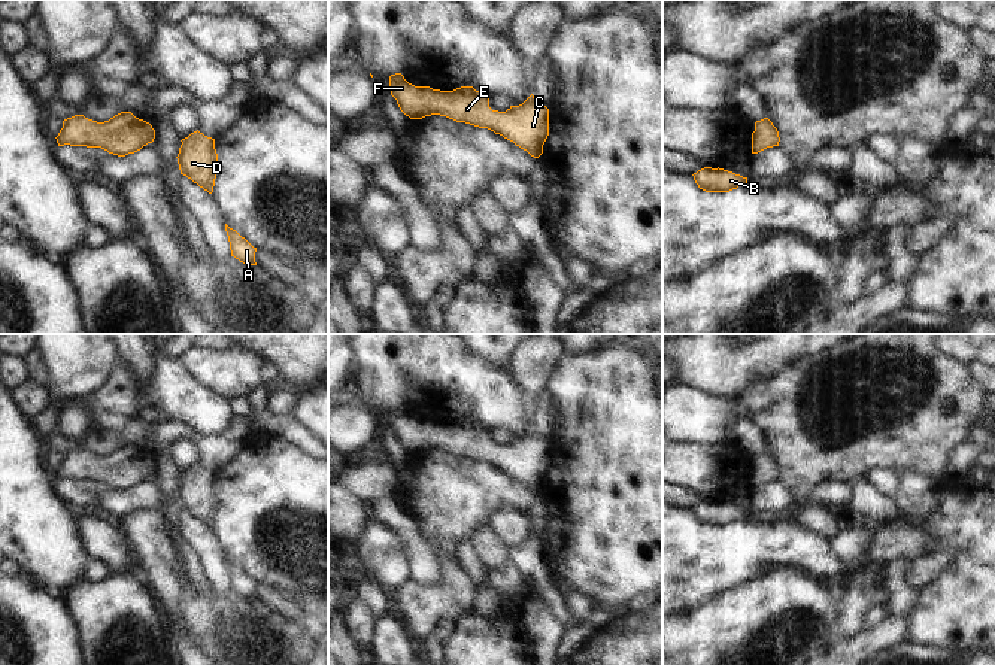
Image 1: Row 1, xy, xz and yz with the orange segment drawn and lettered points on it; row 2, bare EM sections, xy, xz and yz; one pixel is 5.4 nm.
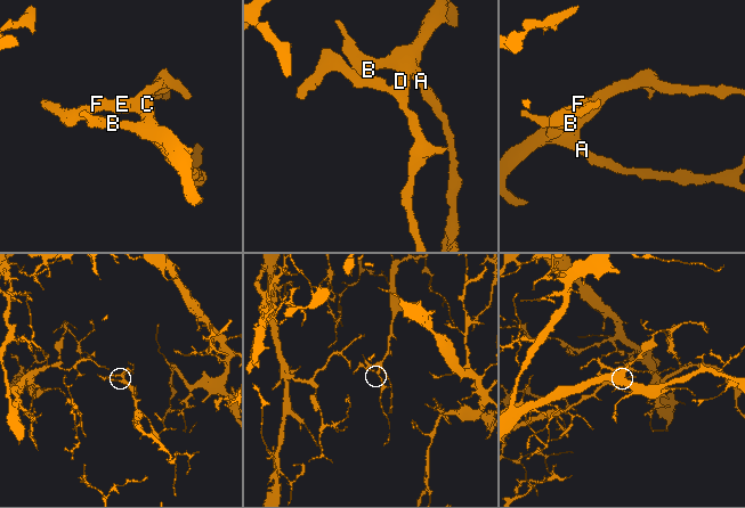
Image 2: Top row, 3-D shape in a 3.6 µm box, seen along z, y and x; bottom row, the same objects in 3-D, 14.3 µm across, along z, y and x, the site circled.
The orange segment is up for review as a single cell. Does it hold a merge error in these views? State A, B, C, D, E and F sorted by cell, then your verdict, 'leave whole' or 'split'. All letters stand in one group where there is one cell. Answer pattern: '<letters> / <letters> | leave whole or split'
A B C D E F | leave whole

